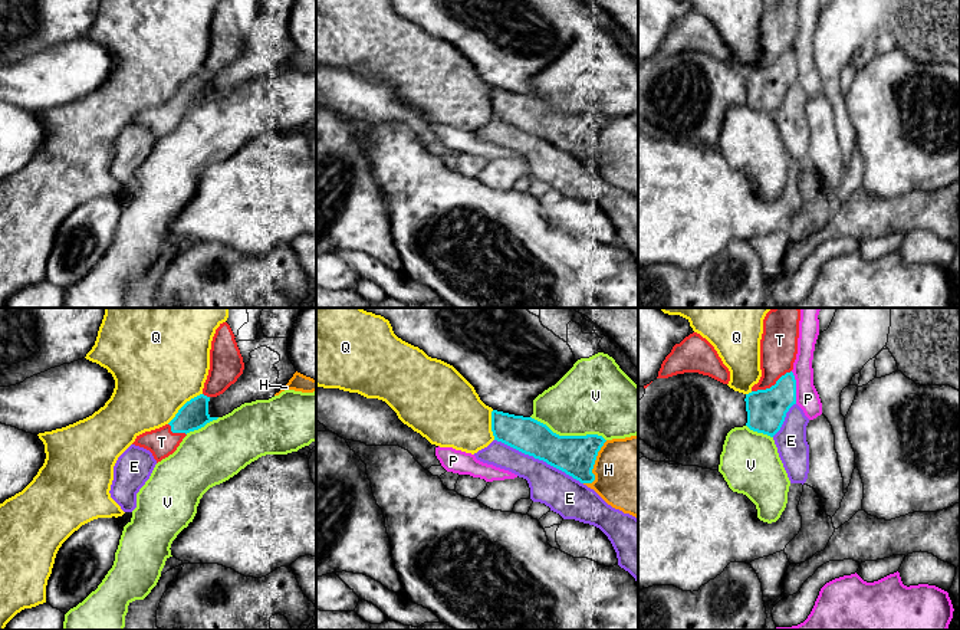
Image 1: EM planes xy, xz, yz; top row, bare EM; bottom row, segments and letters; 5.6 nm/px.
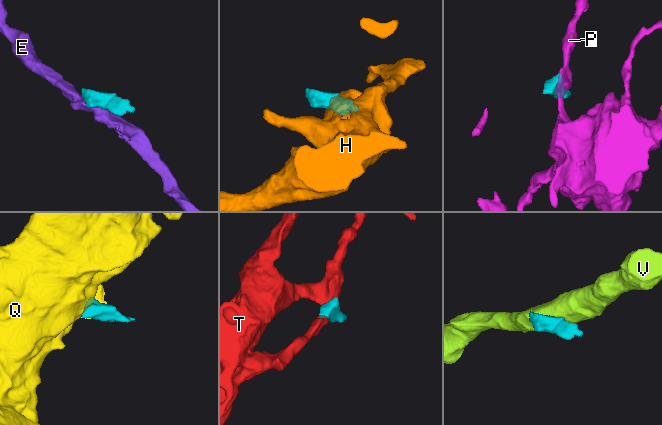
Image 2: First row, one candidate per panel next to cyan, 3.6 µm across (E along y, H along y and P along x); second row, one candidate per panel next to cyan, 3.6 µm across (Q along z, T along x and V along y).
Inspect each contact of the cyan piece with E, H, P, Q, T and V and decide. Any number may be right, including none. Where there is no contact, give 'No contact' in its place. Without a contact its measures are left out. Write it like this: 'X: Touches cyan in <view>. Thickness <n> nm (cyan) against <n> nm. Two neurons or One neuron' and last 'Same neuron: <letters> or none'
E: Touches cyan in xz. Thickness 220 nm (cyan) against 220 nm. Two neurons
H: Touches cyan in xz. Thickness 220 nm (cyan) against 440 nm. Two neurons
P: Touches cyan in yz. Thickness 220 nm (cyan) against 130 nm. Two neurons
Q: Touches cyan in xy. Thickness 160 nm (cyan) against 480 nm. Two neurons
T: Touches cyan in yz. Thickness 220 nm (cyan) against 200 nm. One neuron
V: Touches cyan in xz. Thickness 220 nm (cyan) against 400 nm. Two neurons
Same neuron: T

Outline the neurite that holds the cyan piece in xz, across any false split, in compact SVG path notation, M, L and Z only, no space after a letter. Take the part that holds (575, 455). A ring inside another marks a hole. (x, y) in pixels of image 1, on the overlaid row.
M491 411L494 440L525 455L543 460L581 483L592 483L598 452L606 442L602 436L559 436L546 424L523 416Z

